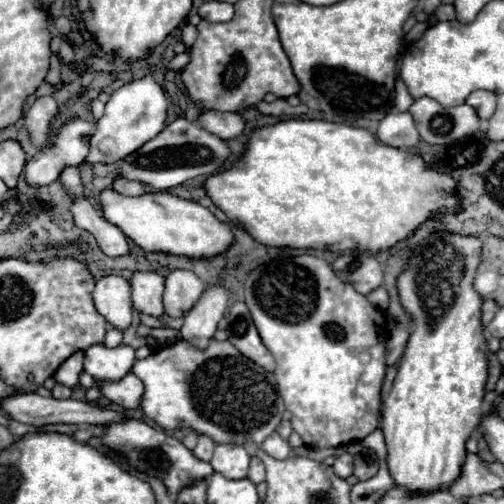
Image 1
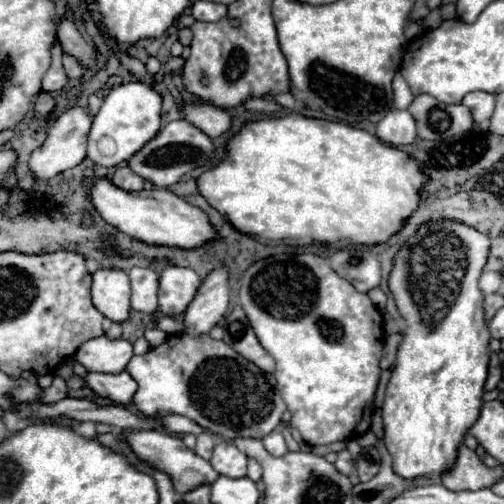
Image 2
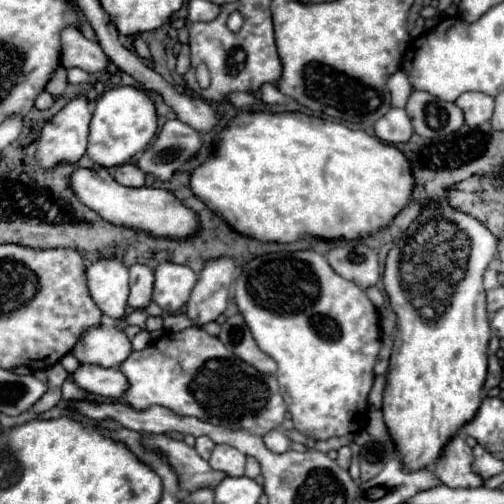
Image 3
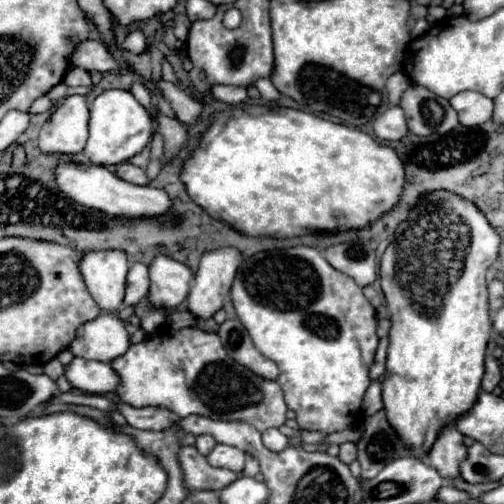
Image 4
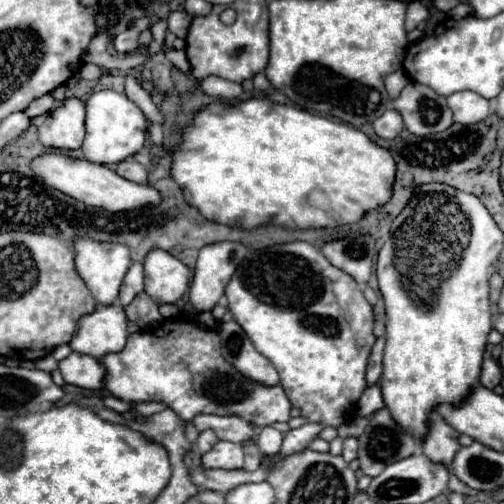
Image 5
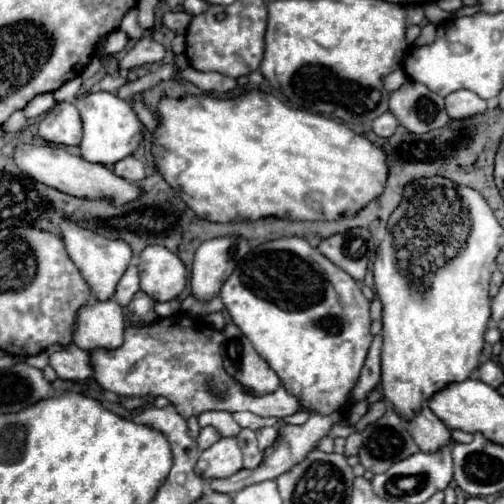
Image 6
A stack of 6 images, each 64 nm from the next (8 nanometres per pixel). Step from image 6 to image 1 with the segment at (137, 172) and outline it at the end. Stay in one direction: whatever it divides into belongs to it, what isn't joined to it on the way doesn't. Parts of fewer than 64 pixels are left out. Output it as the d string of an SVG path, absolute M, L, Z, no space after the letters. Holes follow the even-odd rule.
M118 176L114 180L114 190L122 196L140 196L144 192L144 186L142 184L136 184L132 180L124 180L122 176Z

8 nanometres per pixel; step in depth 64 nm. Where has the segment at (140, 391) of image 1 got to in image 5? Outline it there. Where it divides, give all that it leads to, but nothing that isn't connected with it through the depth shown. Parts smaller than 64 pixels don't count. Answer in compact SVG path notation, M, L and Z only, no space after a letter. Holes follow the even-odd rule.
M72 352L68 358L60 362L60 372L66 384L74 384L86 390L100 390L104 388L106 368L100 360L92 356L82 356Z

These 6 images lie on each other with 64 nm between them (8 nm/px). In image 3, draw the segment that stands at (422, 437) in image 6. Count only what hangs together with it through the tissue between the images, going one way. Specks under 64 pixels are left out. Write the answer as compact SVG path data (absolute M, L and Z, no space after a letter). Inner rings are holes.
M462 436L450 440L442 458L434 466L438 480L450 488L478 488L486 482L480 474L472 470L474 454Z

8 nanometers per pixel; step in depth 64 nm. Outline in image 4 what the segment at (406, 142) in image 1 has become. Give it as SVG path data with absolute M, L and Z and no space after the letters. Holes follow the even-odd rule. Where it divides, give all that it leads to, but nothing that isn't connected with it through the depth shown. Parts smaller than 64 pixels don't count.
M400 106L388 108L374 122L374 132L380 140L402 140L408 134L408 122Z

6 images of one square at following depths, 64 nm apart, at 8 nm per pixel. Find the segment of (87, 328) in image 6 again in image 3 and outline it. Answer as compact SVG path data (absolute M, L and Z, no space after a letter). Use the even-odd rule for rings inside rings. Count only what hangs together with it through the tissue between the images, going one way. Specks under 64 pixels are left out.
M98 326L84 332L72 354L82 364L96 364L102 368L118 368L132 352L130 340L116 326Z

